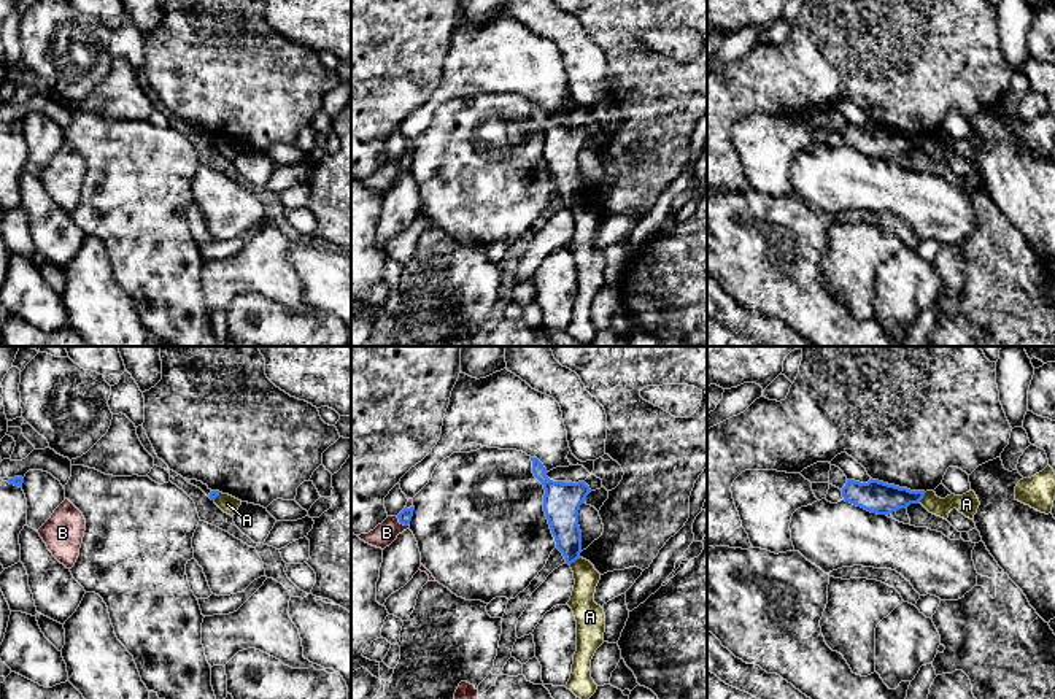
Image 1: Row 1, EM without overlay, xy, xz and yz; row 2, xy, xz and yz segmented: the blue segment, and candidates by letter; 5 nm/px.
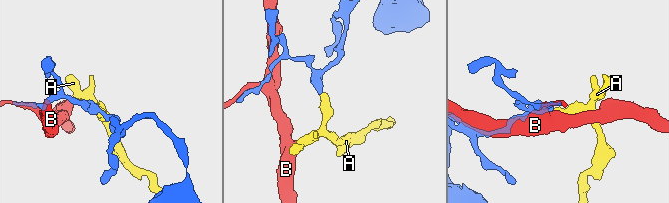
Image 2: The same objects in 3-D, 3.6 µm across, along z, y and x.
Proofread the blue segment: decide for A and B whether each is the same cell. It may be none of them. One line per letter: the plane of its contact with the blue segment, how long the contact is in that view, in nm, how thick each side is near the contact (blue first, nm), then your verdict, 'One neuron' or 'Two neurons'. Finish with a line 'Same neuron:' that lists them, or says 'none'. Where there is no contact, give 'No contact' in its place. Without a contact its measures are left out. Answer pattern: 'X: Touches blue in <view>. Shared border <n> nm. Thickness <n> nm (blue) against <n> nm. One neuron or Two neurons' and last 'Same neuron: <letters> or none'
A: Touches blue in xz. Shared border 70 nm. Thickness 160 nm (blue) against 130 nm. Two neurons
B: Touches blue in xz. Shared border 80 nm. Thickness 70 nm (blue) against 110 nm. Two neurons
Same neuron: none

